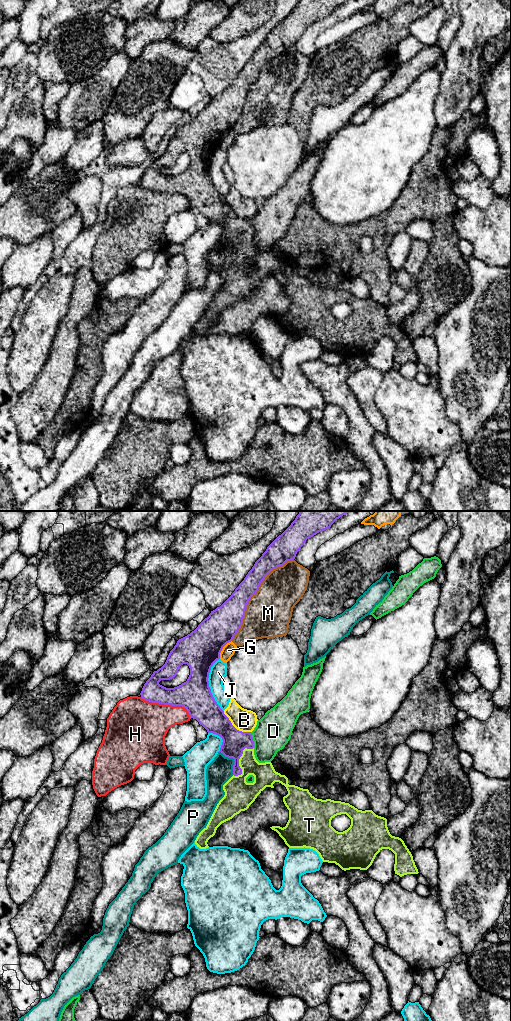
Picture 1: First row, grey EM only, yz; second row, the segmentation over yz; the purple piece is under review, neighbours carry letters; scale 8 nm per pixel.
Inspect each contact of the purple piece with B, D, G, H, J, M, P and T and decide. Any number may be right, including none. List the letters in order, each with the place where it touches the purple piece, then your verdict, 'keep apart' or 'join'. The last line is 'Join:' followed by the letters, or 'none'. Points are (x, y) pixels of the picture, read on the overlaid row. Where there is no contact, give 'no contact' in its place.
B: meets purple in yz at (234, 727); keep apart
D: meets purple in yz at (252, 740); keep apart
G: meets purple in yz at (222, 648); keep apart
H: meets purple in yz at (167, 704); keep apart
J: meets purple in yz at (208, 685); keep apart
M: meets purple in yz at (253, 594); keep apart
P: meets purple in yz at (234, 760); keep apart
T: meets purple in yz at (238, 760); join
Join: T

